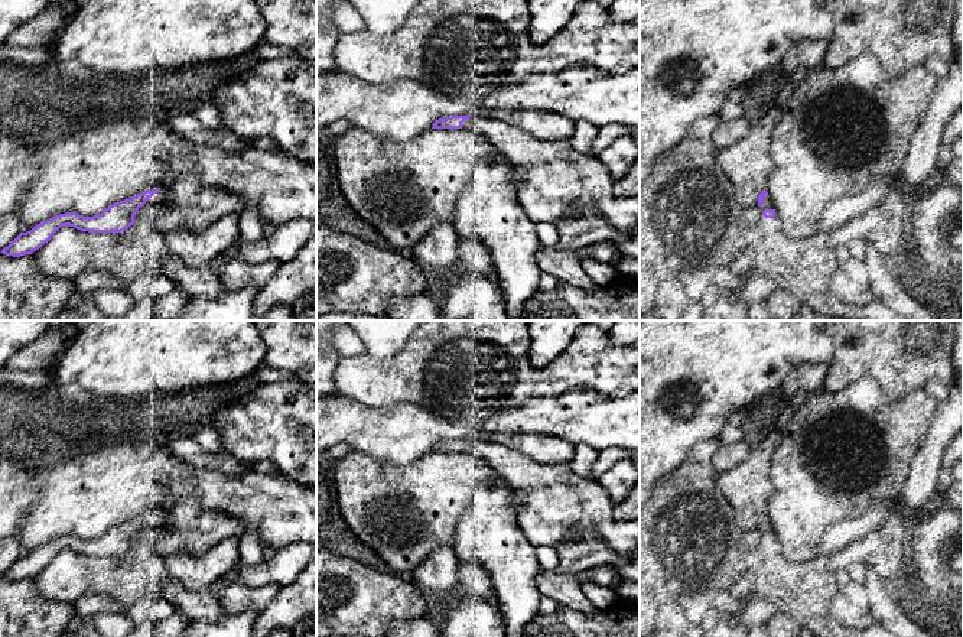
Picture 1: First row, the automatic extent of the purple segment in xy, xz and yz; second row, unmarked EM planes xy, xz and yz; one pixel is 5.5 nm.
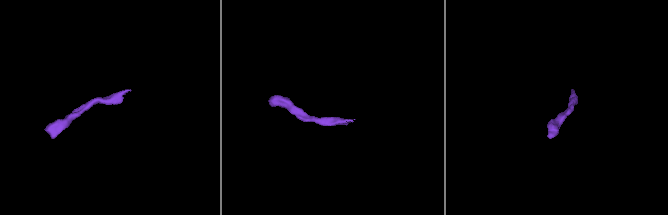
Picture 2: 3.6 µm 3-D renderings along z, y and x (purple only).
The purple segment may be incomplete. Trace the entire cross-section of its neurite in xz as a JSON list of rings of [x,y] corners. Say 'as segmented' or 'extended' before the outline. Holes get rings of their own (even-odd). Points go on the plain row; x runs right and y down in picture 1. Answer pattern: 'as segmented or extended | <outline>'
extended | [[[481,438],[443,441],[432,452],[475,454],[520,490],[524,507],[517,520],[536,547],[557,550],[583,533],[595,533],[611,547],[612,558],[640,555],[640,520],[615,520],[608,491],[596,480],[575,474],[570,465],[540,464]]]

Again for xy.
extended | [[[169,511],[153,513],[137,517],[130,523],[114,526],[101,537],[94,540],[84,540],[77,536],[55,539],[38,547],[30,555],[20,556],[7,571],[1,573],[1,576],[13,581],[32,578],[48,566],[64,549],[88,556],[121,556],[134,547],[134,539],[140,530],[165,530],[169,527],[169,520]]]

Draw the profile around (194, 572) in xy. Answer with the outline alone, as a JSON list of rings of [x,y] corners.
[[[228,537],[201,555],[170,555],[166,558],[166,568],[172,578],[188,591],[208,588],[237,565],[238,543],[240,537]]]

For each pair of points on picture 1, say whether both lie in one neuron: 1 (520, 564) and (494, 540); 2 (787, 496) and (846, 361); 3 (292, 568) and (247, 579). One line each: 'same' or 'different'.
1: same
2: different
3: same

